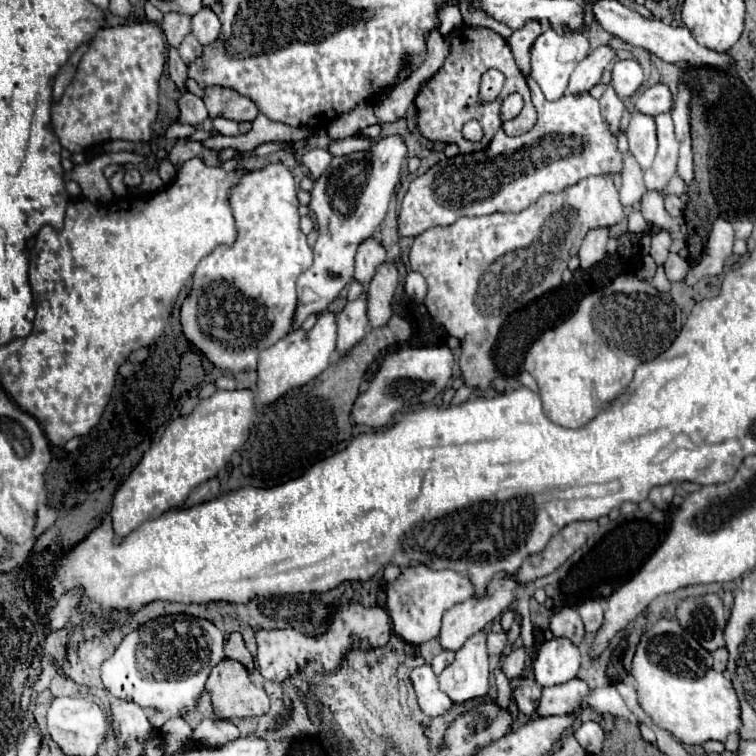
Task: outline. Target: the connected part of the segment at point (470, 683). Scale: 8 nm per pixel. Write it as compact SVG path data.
M485 631L469 637L457 651L455 661L439 675L441 689L455 705L489 695L489 659L485 649Z

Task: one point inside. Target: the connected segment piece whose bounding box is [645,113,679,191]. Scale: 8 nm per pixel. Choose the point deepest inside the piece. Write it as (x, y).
(664, 167)

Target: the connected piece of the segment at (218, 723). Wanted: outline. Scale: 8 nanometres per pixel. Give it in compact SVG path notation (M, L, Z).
M205 719L201 721L201 725L193 731L193 737L201 743L201 745L207 745L207 747L219 747L235 737L239 737L239 729L227 721L227 719Z

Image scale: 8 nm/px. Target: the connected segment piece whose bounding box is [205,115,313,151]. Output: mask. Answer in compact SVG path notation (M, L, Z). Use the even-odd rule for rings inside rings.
M259 115L253 121L253 129L247 135L237 135L237 137L225 137L225 135L217 135L217 137L209 137L205 147L207 149L239 149L239 151L253 151L255 147L263 145L263 143L271 143L271 141L303 141L307 137L313 135L311 127L289 127L289 125L281 125L275 121L269 121L265 115Z

